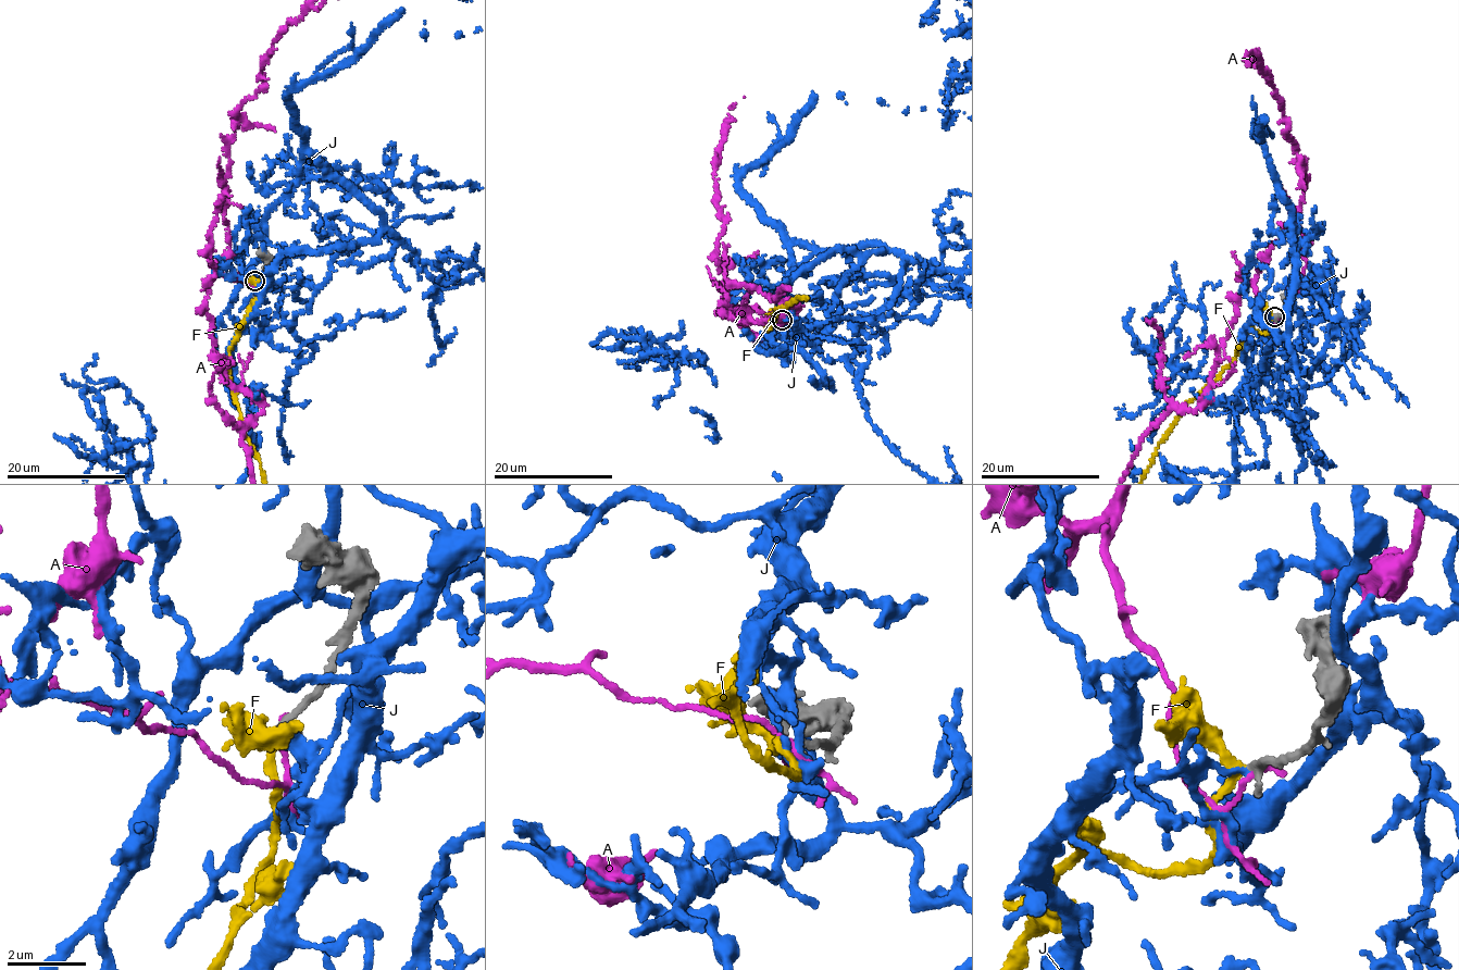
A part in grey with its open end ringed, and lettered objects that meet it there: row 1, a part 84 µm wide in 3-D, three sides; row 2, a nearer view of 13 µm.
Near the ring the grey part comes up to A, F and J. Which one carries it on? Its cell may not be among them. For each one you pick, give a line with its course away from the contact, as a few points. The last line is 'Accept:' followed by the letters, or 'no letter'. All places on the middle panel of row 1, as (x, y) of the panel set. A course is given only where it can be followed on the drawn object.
F: via (782, 321), (773, 313), (767, 330), (781, 307), (808, 299), (807, 376), (850, 415), (718, 348), (666, 249)
Accept: F

